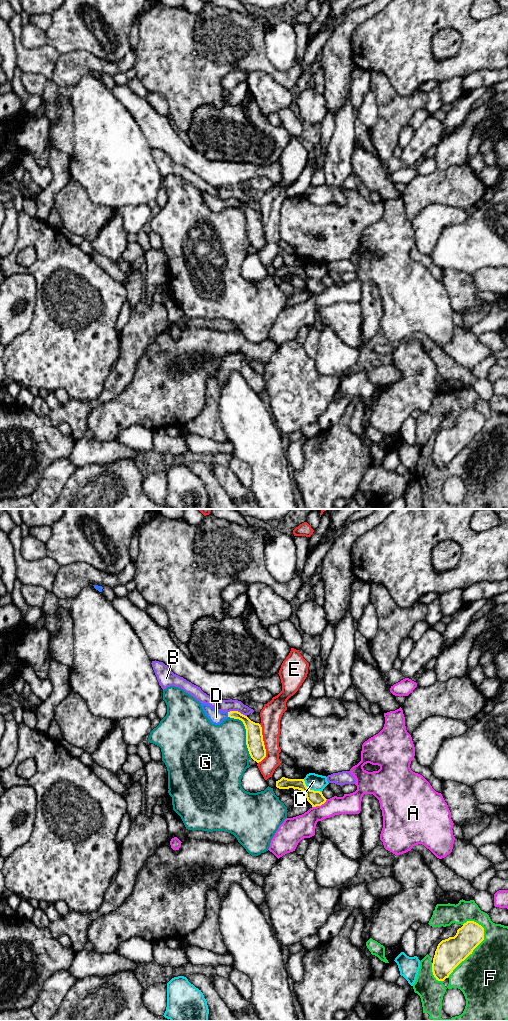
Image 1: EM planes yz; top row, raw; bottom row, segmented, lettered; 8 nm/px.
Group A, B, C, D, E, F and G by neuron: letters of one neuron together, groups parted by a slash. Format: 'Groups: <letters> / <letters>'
Groups: A / B / C / D / E / F / G

